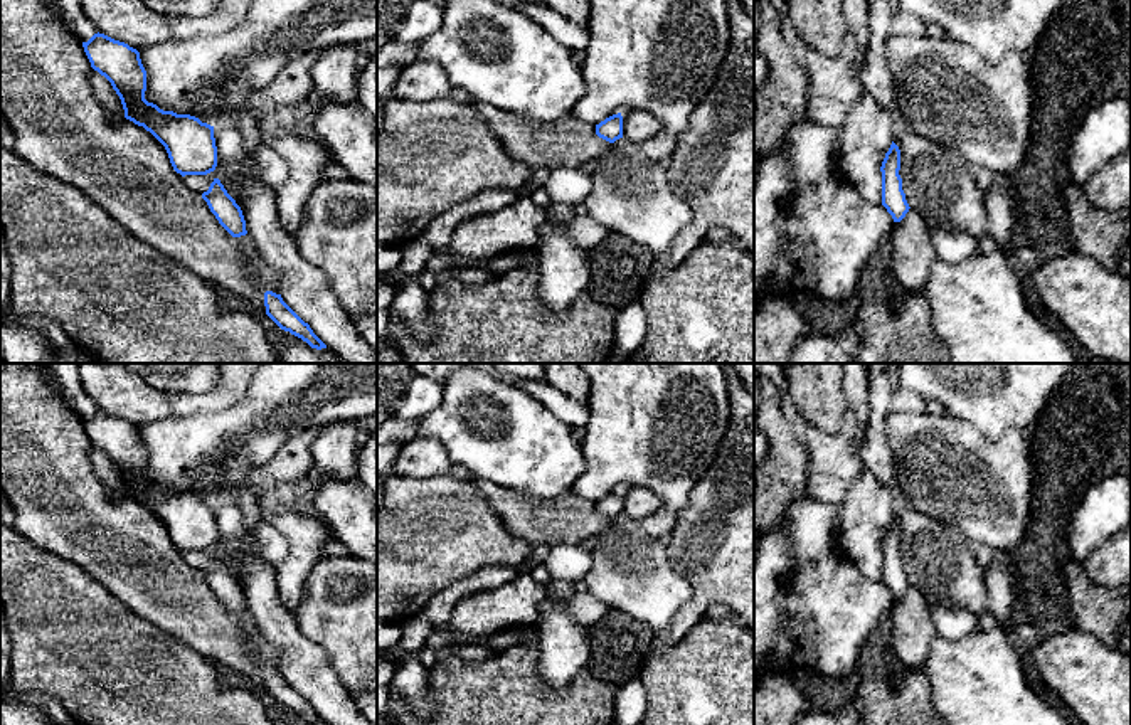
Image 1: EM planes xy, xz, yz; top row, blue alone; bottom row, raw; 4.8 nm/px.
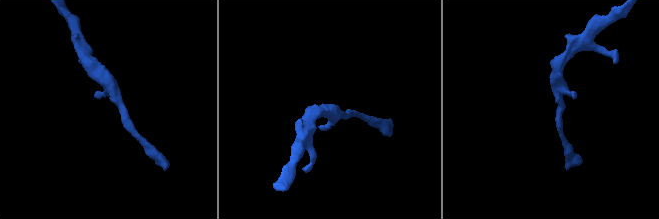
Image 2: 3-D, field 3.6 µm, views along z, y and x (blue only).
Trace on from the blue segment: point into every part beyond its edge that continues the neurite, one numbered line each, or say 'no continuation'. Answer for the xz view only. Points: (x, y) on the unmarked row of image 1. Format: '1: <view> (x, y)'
no continuation

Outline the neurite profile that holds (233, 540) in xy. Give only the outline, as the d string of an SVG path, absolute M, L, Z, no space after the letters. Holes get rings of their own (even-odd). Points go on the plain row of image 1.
M224 498L214 503L217 523L217 543L207 552L185 552L185 562L202 572L219 555L227 570L241 582L242 555L251 548L251 540L259 543L261 553L269 567L281 564L289 550L283 533L266 518L252 533L244 528L244 516L236 501Z

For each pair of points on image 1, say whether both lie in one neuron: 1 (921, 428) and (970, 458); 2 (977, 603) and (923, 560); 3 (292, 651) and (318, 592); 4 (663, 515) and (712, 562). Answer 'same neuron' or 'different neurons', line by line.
1: same neuron
2: same neuron
3: different neurons
4: different neurons

